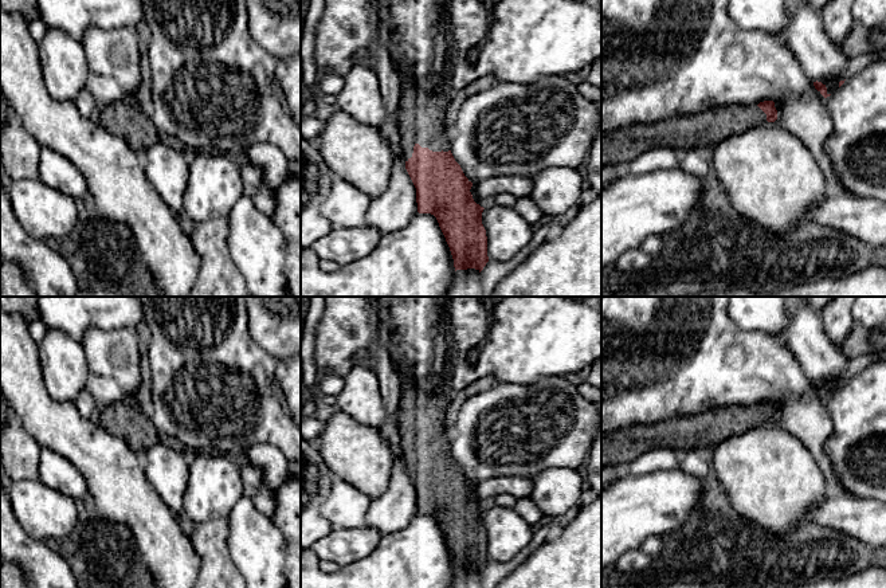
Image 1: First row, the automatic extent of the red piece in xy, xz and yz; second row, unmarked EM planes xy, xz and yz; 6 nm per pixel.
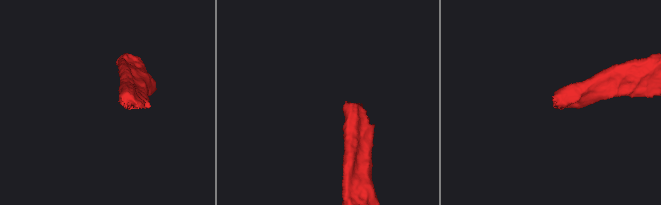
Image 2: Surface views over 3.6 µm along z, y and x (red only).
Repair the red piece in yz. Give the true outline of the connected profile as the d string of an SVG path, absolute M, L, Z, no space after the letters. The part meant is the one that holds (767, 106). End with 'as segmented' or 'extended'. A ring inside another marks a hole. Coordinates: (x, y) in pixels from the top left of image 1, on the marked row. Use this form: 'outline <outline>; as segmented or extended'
outline M773 101L756 106L732 103L658 124L628 125L601 136L601 166L615 164L626 168L654 148L670 148L678 154L710 152L728 137L744 133L764 119L777 119Z; extended

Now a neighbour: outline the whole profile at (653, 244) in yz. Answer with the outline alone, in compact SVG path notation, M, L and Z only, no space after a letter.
M650 235L639 248L650 256L659 254L663 248L662 235Z

